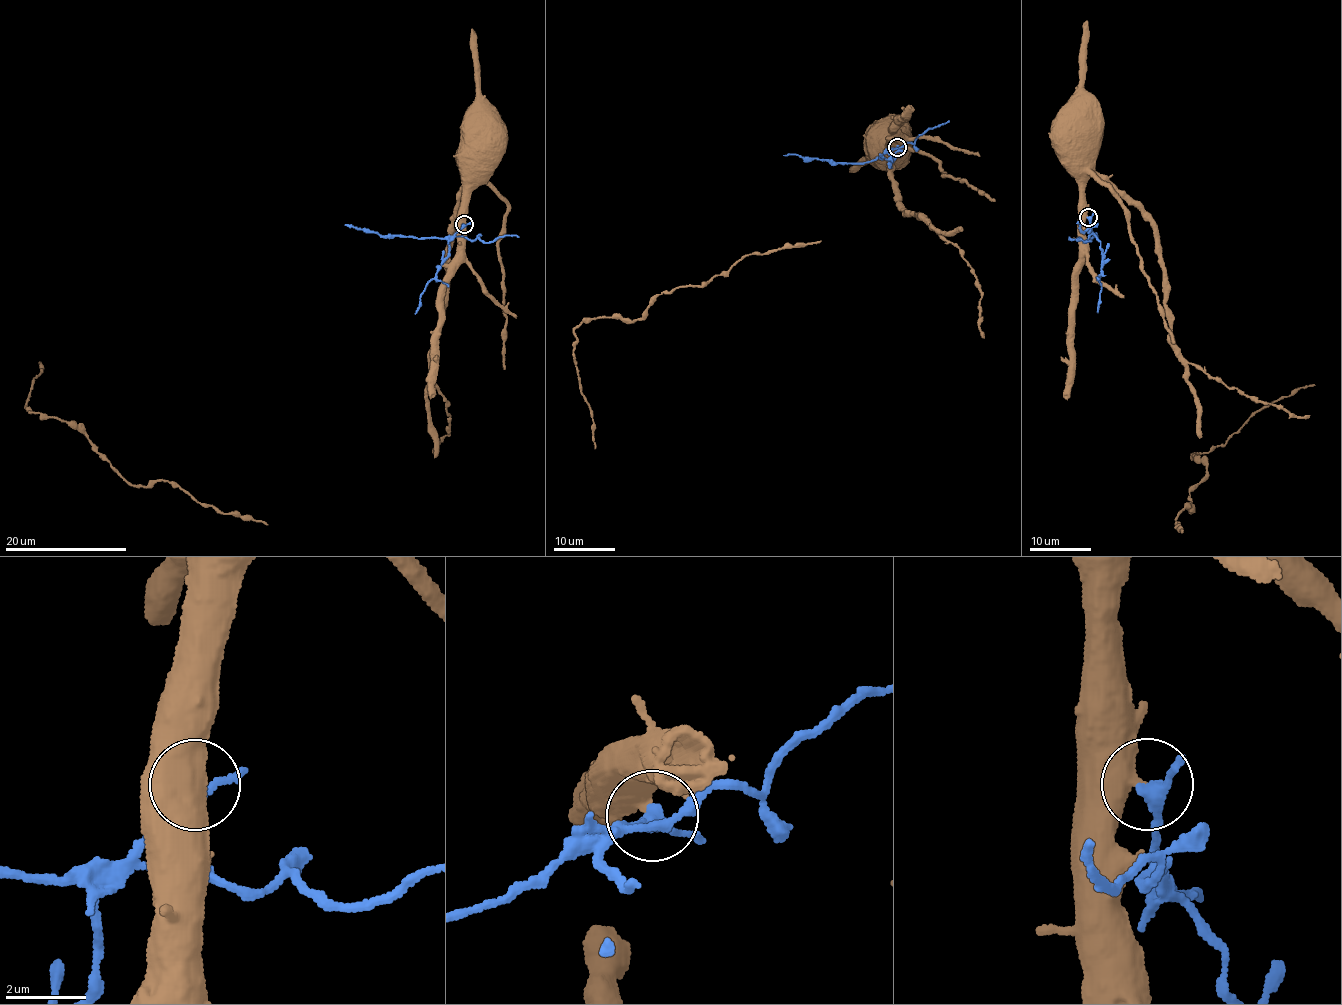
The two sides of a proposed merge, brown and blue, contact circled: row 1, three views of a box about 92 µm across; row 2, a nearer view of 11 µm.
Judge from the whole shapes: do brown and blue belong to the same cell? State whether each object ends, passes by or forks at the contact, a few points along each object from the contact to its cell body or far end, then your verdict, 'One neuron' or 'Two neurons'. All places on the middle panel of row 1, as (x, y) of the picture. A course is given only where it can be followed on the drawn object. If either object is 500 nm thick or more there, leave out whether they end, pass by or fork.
Course of brown: (897, 147), (891, 146), (892, 150), (886, 153), (882, 143). Course of blue: (897, 147), (862, 163), (807, 158), (794, 154), (783, 156). Two neurons

